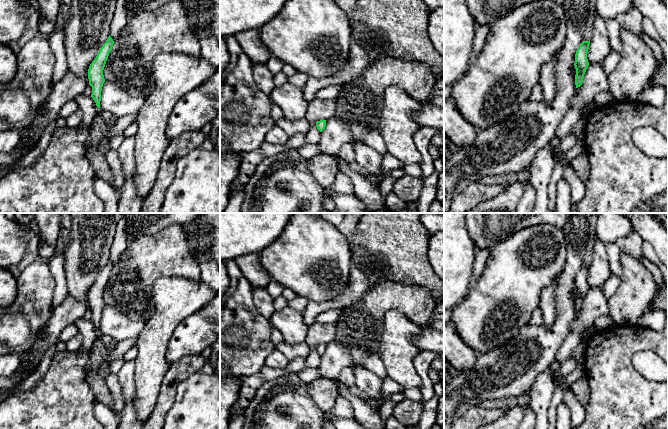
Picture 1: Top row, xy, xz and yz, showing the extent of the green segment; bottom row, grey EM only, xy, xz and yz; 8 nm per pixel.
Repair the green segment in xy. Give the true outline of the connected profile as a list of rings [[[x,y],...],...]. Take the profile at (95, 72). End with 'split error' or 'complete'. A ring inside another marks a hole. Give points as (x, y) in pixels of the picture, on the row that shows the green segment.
[[[109,35],[88,69],[89,85],[92,87],[91,97],[98,108],[100,108],[101,91],[105,82],[103,70],[114,43],[115,42]]] | complete

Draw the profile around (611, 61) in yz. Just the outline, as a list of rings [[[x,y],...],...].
[[[612,51],[603,61],[603,68],[606,75],[609,77],[610,73],[617,67],[621,55],[619,52]]]

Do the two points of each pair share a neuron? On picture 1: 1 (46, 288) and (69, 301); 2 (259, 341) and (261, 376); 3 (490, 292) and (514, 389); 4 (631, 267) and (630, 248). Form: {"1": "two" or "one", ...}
{"1": "two", "2": "two", "3": "two", "4": "two"}

